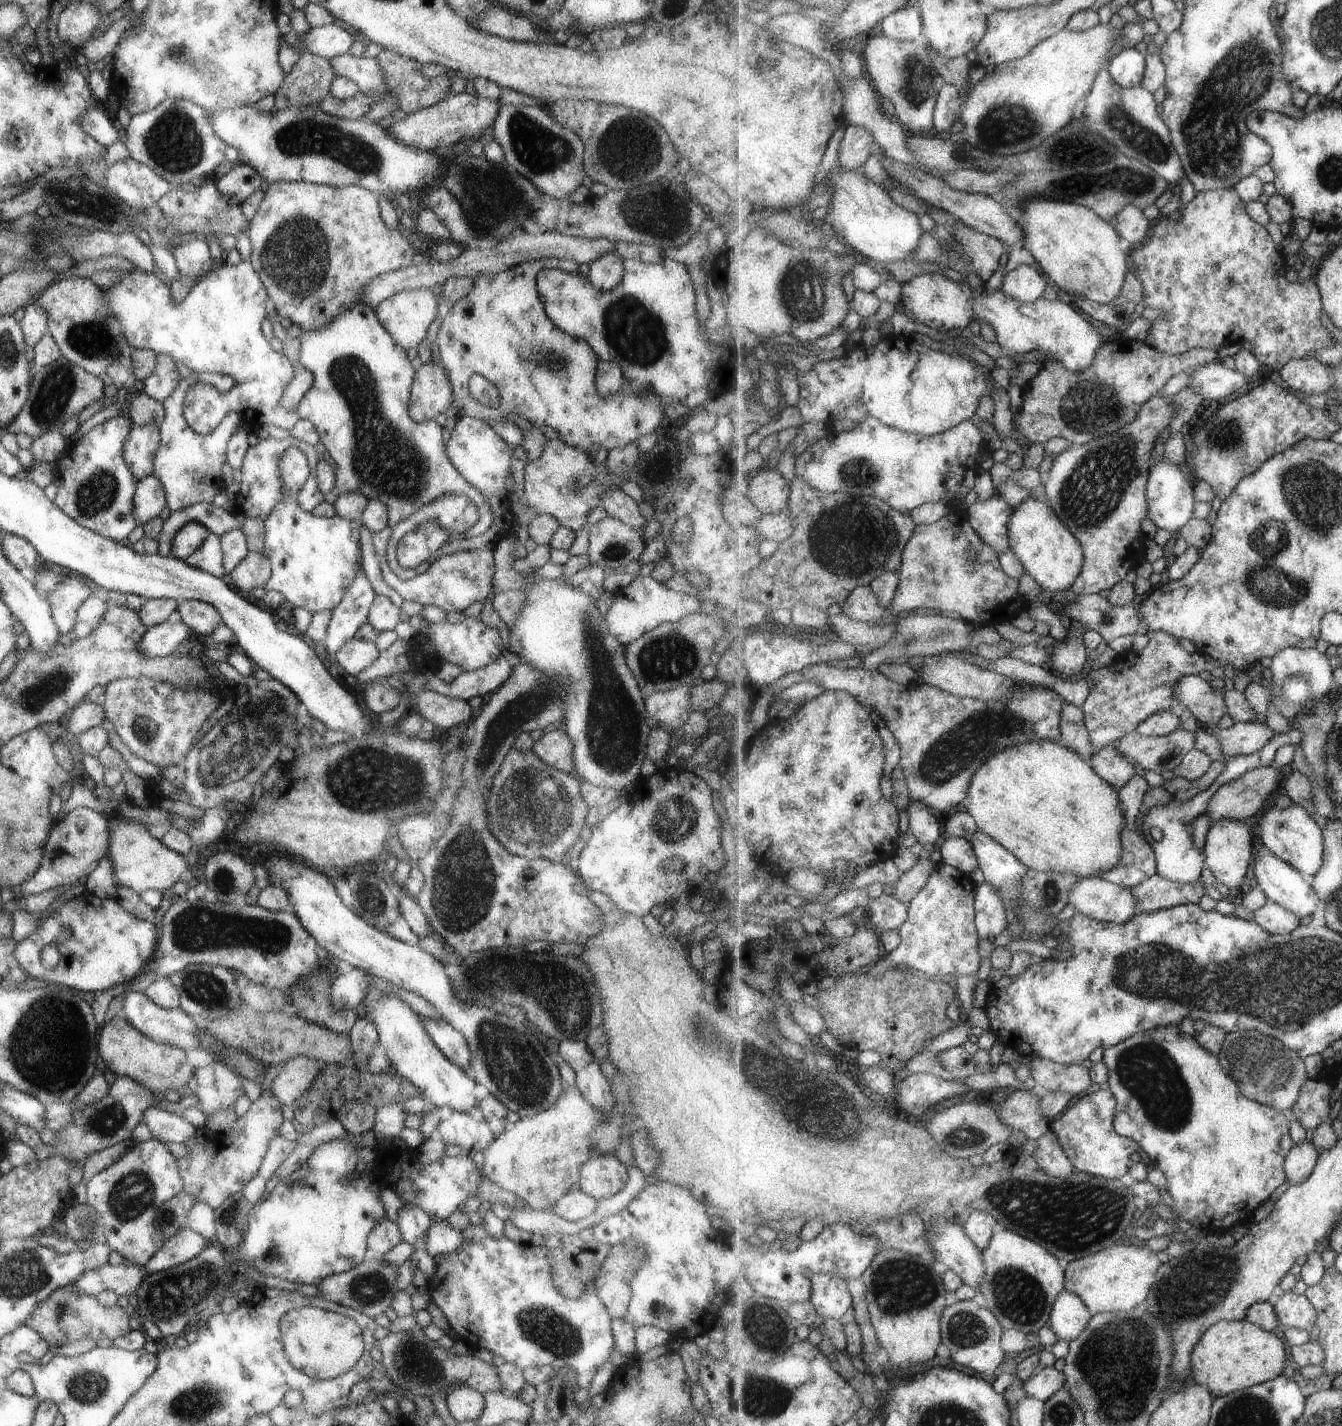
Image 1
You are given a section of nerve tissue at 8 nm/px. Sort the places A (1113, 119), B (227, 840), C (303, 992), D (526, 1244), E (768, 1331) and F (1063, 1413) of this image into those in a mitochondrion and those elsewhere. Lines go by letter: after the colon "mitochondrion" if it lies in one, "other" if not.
A: mitochondrion
B: other
C: mitochondrion
D: other
E: mitochondrion
F: mitochondrion

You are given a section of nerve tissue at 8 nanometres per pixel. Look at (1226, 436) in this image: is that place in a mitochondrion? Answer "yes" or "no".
yes

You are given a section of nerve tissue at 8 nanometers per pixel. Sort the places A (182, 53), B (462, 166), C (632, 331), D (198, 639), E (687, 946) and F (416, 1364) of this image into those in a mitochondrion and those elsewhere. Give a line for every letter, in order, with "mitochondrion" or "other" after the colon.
A: mitochondrion
B: mitochondrion
C: mitochondrion
D: other
E: other
F: mitochondrion

